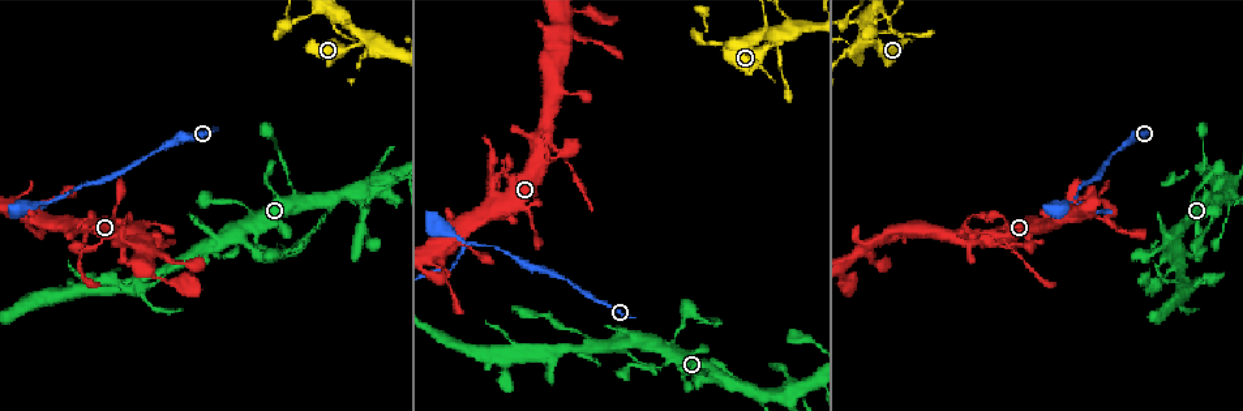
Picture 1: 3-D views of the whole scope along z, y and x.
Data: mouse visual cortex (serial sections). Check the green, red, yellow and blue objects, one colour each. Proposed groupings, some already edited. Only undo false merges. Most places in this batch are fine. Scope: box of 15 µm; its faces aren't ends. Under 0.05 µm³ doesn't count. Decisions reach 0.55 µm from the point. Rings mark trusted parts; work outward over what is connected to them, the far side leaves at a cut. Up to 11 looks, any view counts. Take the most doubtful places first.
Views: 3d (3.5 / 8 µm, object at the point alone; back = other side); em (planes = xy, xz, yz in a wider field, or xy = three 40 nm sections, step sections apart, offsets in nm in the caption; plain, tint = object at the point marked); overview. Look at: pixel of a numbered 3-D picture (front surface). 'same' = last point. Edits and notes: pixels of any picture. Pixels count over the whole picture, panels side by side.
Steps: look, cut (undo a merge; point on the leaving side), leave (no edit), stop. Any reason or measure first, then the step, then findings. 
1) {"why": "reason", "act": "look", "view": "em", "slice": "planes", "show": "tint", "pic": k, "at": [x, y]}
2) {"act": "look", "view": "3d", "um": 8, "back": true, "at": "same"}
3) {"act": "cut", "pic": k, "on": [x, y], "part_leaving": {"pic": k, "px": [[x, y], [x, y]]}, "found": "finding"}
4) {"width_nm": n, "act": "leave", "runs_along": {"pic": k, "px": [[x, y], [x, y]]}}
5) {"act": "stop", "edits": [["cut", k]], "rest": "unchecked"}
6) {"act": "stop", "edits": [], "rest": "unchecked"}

{"why": "three arms meet", "act": "look", "view": "3d", "um": 8, "pic": 1, "at": [51, 202]}

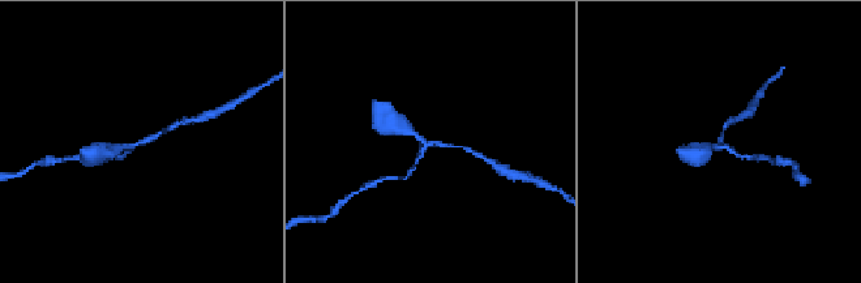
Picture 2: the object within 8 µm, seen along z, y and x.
{"act": "look", "view": "3d", "um": 3.5, "pic": 2, "at": [721, 144]}

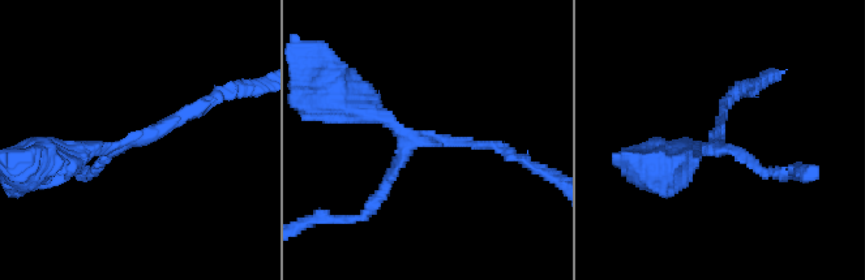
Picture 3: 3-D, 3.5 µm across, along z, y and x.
{"arms": 3, "arm_widths_nm": [150, 150, 250], "act": "look", "view": "em", "slice": "xy", "step": 1, "show": "tint", "pic": 3, "at": [722, 145]}

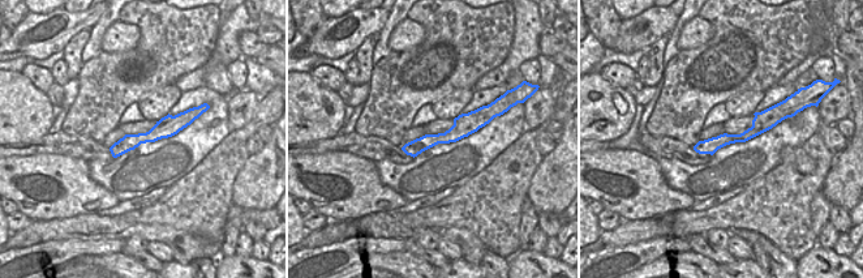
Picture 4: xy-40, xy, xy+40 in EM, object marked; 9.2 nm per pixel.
{"act": "leave", "runs_along": {"pic": 3, "px": [[200, 104], [131, 145], [51, 160]]}, "found": "all the same cell"}

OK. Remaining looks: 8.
{"why": "abrupt turn", "act": "look", "view": "3d", "um": 3.5, "pic": 1, "at": [505, 174]}

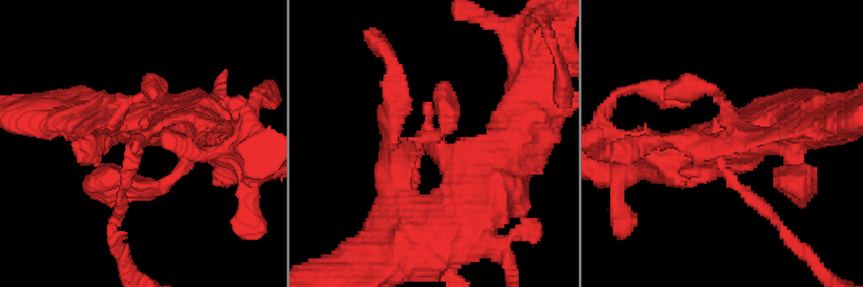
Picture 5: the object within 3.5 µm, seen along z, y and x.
{"arm_widths_nm": [150, 300], "act": "look", "view": "em", "slice": "xy", "step": 5, "show": "tint", "pic": 5, "at": [724, 158]}

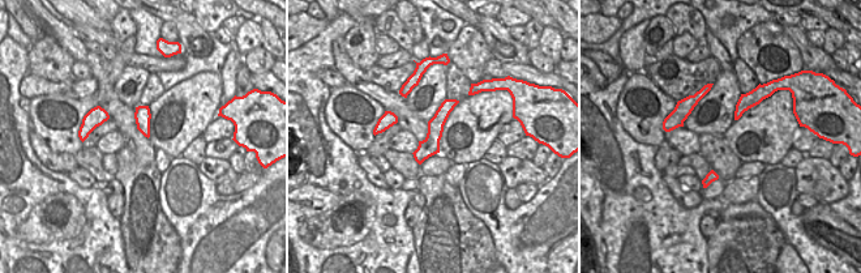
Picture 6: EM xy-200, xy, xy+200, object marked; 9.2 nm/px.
{"act": "leave", "runs_along": {"pic": 5, "px": [[201, 125], [140, 141], [116, 217]]}, "found": "all the same cell"}

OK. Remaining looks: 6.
{"why": "a narrow waist", "act": "look", "view": "3d", "um": 8, "pic": 1, "at": [368, 36]}

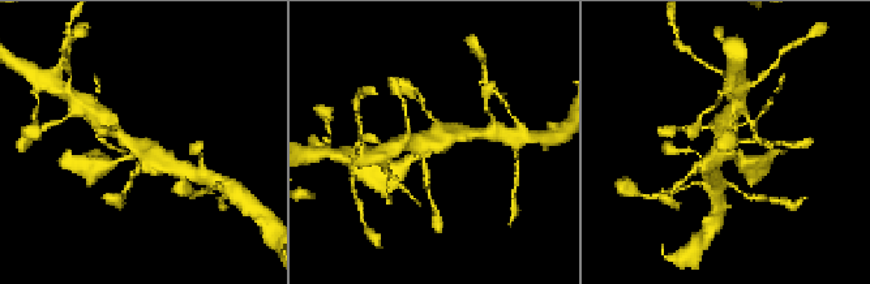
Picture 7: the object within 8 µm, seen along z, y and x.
{"why": "need the tissue", "act": "look", "view": "em", "slice": "xy", "step": 1, "show": "tint", "pic": 7, "at": [142, 149]}

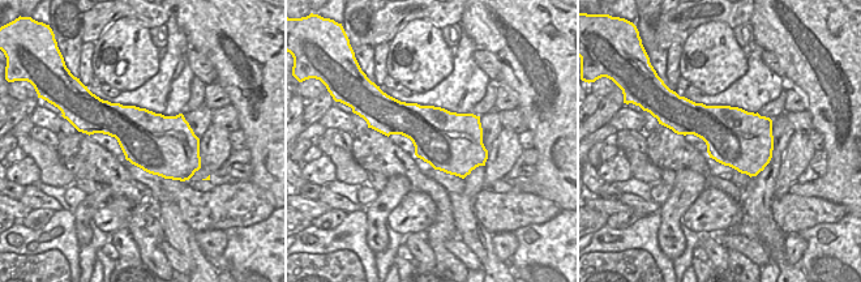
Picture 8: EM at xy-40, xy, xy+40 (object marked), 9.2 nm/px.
{"width_nm": 550, "act": "leave", "runs_along": {"pic": 7, "px": [[745, 162], [727, 149], [724, 128]]}, "found": "one cell here"}

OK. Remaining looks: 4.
{"why": "abrupt turn", "act": "look", "view": "3d", "um": 3.5, "pic": 1, "at": [894, 13]}

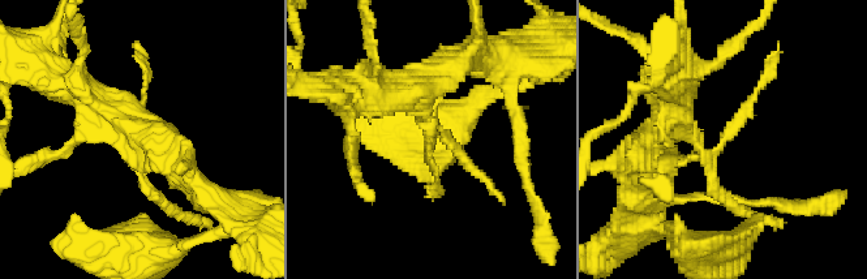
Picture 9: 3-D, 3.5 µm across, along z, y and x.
{"why": "now the EM", "act": "look", "view": "em", "slice": "xy", "step": 5, "show": "plain", "pic": 9, "at": [720, 148]}

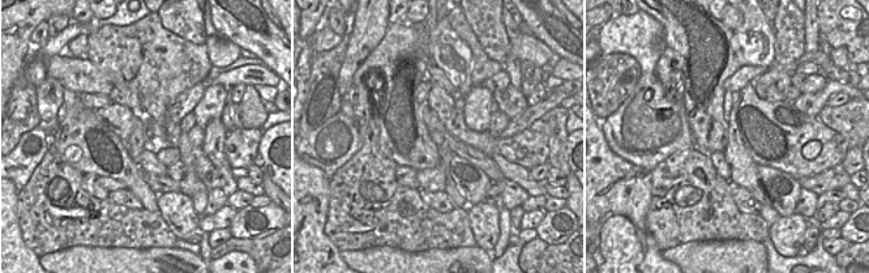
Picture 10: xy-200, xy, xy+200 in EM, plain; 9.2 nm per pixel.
{"why": "with the object marked", "act": "look", "view": "em", "slice": "xy", "step": 5, "show": "tint", "at": "same"}

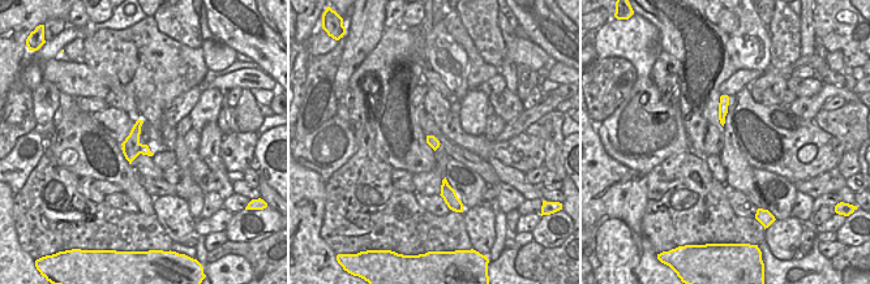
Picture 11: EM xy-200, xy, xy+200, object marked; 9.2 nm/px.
{"width_nm": 100, "act": "leave", "runs_along": {"pic": 9, "px": [[659, 134], [685, 127], [708, 159], [752, 99]]}, "found": "continuous, no second cell"}

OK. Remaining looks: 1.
{"act": "stop", "edits": [], "rest": "unchecked"}

